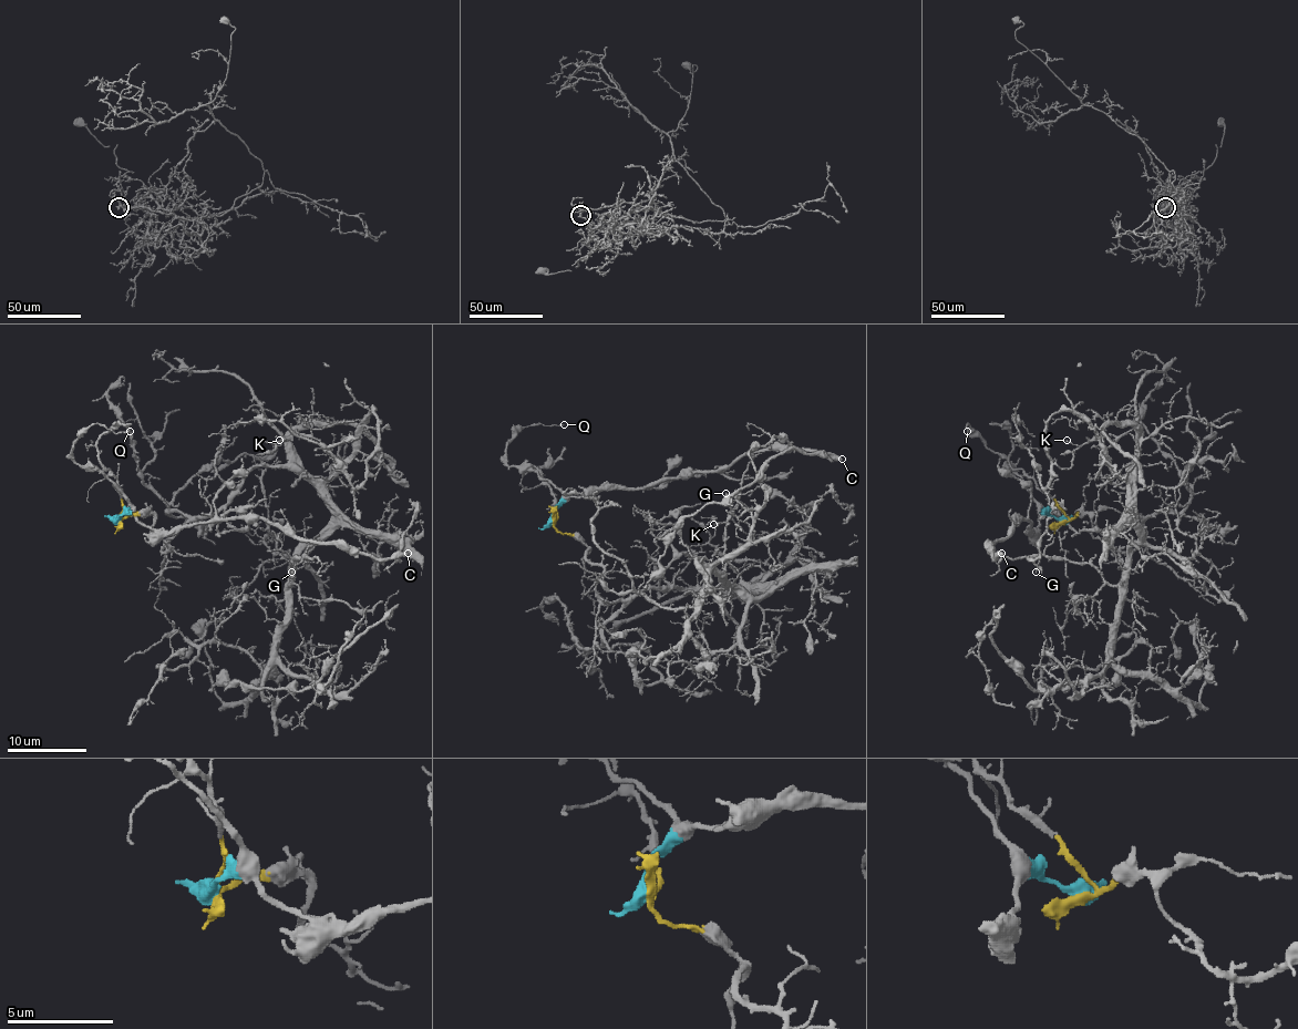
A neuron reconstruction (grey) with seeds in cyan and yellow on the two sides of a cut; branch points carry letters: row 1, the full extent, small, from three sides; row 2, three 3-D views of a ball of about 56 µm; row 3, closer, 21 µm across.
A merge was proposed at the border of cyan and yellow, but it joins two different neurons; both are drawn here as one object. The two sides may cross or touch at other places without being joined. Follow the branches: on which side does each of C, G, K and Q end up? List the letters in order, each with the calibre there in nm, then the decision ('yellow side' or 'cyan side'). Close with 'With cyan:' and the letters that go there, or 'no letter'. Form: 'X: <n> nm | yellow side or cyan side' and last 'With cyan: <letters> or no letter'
C: 440 nm | cyan side
G: 110 nm | yellow side
K: 100 nm | yellow side
Q: 110 nm | cyan side
With cyan: C, Q

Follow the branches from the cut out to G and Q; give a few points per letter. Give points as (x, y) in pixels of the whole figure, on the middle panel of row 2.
G: (553, 521), (587, 545), (608, 603), (650, 588), (766, 593), (753, 598), (725, 575), (737, 503), (725, 493)
Q: (553, 521), (553, 511), (563, 495), (535, 472), (510, 465), (505, 445), (525, 426), (563, 424)

